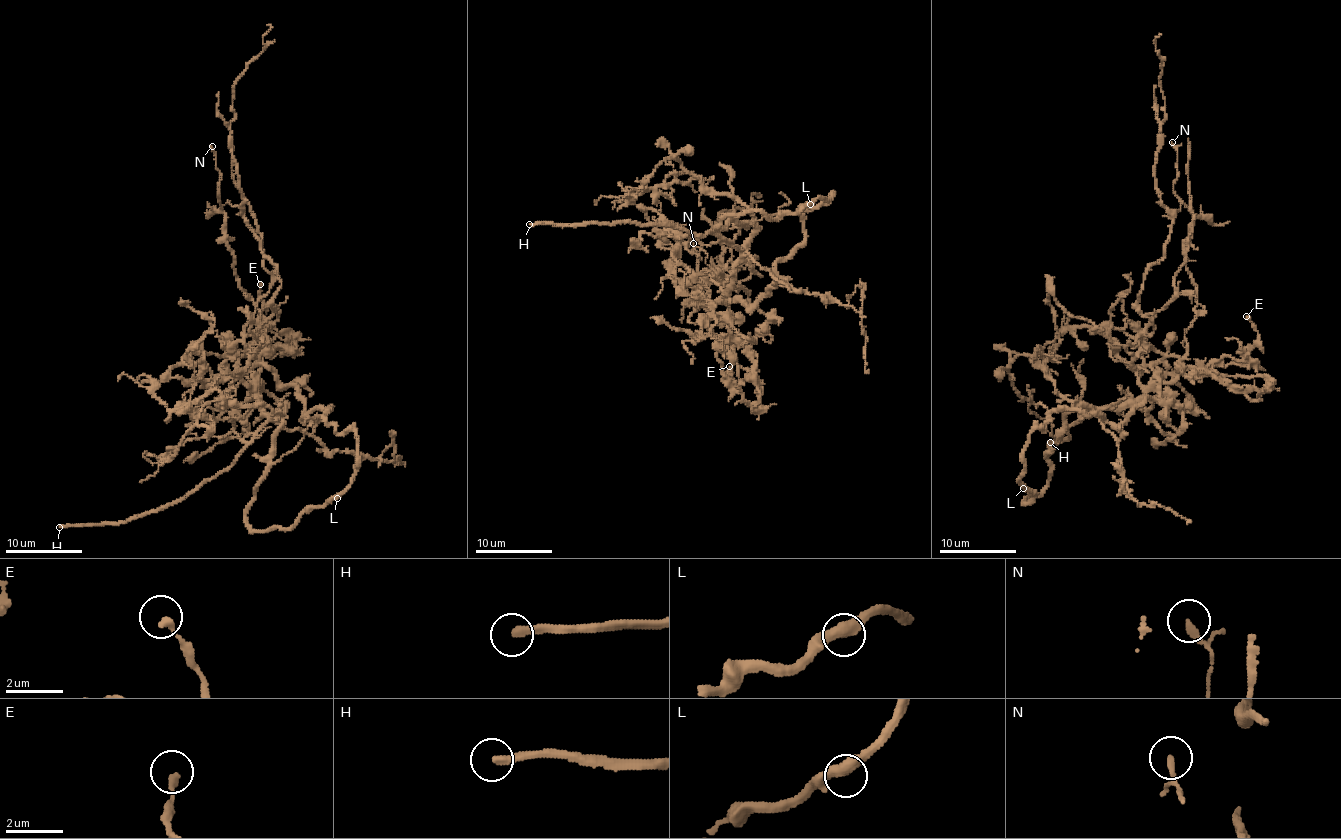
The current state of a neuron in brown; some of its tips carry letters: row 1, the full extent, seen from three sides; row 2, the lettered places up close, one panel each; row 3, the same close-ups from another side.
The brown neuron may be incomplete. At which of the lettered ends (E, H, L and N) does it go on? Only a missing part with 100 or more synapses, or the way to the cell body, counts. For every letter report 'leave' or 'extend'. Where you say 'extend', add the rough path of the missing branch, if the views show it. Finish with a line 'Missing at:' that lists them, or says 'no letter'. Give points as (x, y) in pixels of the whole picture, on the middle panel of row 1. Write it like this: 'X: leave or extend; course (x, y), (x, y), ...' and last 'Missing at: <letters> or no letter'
E: leave
H: extend
L: leave
N: leave
Missing at: H

